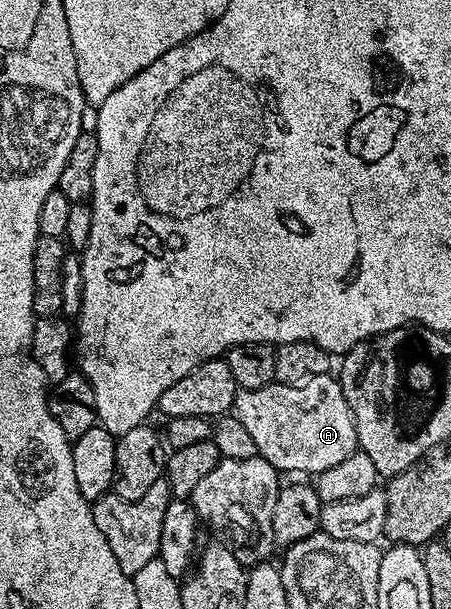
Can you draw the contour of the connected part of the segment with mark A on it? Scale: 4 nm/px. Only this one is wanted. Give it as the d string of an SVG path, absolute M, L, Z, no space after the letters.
M334 375L317 377L301 387L275 383L259 389L239 389L232 413L252 434L258 456L279 471L317 475L359 452L356 423L348 399L344 399L342 382Z

